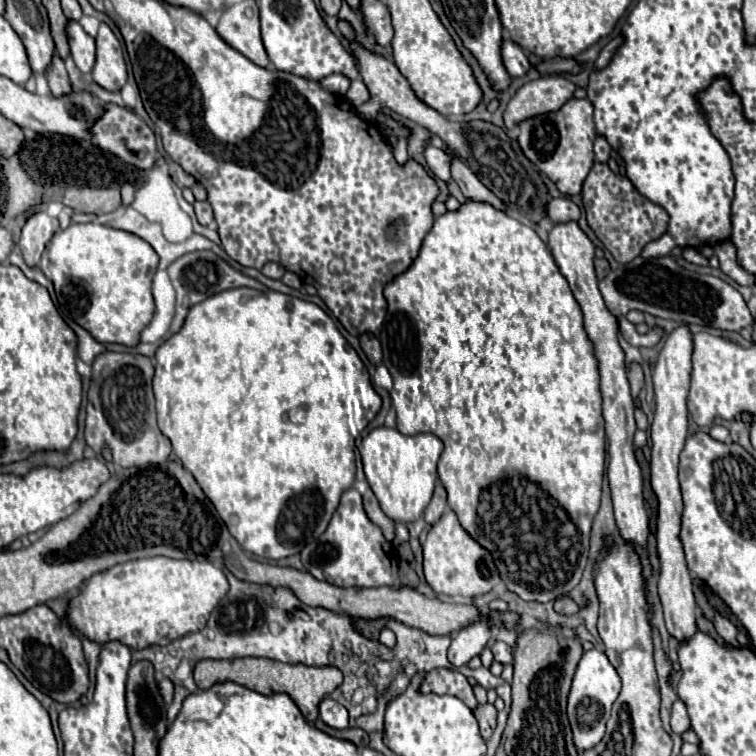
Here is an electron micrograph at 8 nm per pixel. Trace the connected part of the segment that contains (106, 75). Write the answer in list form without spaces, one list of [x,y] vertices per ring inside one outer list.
[[[101,24],[95,42],[97,62],[91,76],[101,88],[109,92],[119,92],[127,84],[127,64],[123,58],[121,44],[107,24]]]

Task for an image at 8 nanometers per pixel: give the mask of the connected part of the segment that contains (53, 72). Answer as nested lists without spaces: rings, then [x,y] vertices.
[[[57,54],[53,58],[53,64],[47,70],[47,82],[49,82],[49,88],[51,88],[53,96],[67,96],[67,94],[73,92],[69,74],[65,70],[65,64],[63,64],[61,56],[57,56]]]

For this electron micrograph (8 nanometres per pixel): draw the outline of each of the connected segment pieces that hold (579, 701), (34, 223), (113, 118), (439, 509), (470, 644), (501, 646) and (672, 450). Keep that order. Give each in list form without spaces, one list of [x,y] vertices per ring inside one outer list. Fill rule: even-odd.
[[[599,648],[585,652],[573,676],[573,684],[569,692],[569,706],[567,706],[567,718],[573,730],[573,744],[577,750],[589,750],[595,744],[599,744],[599,740],[605,734],[605,722],[611,716],[611,706],[617,700],[619,692],[621,692],[621,680],[615,668],[611,666],[611,662],[607,660],[605,652]]]
[[[37,212],[25,222],[21,240],[19,240],[19,248],[29,266],[39,264],[45,244],[51,240],[51,236],[57,230],[59,230],[59,220],[51,218],[47,212]]]
[[[107,104],[107,112],[95,120],[95,128],[91,128],[91,138],[95,144],[105,150],[115,154],[127,164],[133,164],[137,168],[151,168],[155,164],[155,134],[153,130],[131,110],[117,106],[117,104]]]
[[[441,484],[435,486],[435,494],[425,510],[425,522],[427,524],[435,524],[435,520],[439,520],[439,516],[443,516],[445,512],[445,506],[447,506],[447,494],[445,494],[445,488]]]
[[[477,622],[477,624],[463,628],[451,640],[449,654],[447,654],[449,662],[455,668],[469,664],[469,660],[473,656],[481,654],[481,650],[487,646],[489,638],[491,638],[491,624],[489,622]]]
[[[497,640],[497,642],[491,646],[491,650],[493,650],[493,656],[495,656],[495,662],[501,662],[503,666],[513,664],[513,652],[511,652],[511,646],[509,646],[509,644]]]
[[[679,326],[673,330],[665,346],[659,354],[657,366],[653,370],[653,386],[655,386],[655,420],[651,424],[651,486],[657,496],[659,508],[657,508],[657,550],[661,560],[661,574],[659,574],[659,598],[665,614],[667,632],[675,636],[677,640],[685,640],[691,634],[697,632],[695,626],[695,598],[691,590],[691,576],[689,568],[685,564],[683,556],[683,544],[681,544],[681,514],[683,514],[683,500],[681,500],[681,488],[679,488],[679,454],[683,450],[683,444],[687,440],[687,392],[689,392],[689,374],[691,374],[691,350],[693,340],[687,326]]]

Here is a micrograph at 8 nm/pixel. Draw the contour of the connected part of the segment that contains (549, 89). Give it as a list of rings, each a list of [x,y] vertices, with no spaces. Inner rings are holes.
[[[545,76],[525,84],[507,104],[503,114],[505,128],[515,128],[523,120],[543,116],[559,110],[569,98],[573,98],[575,84],[561,76]]]

